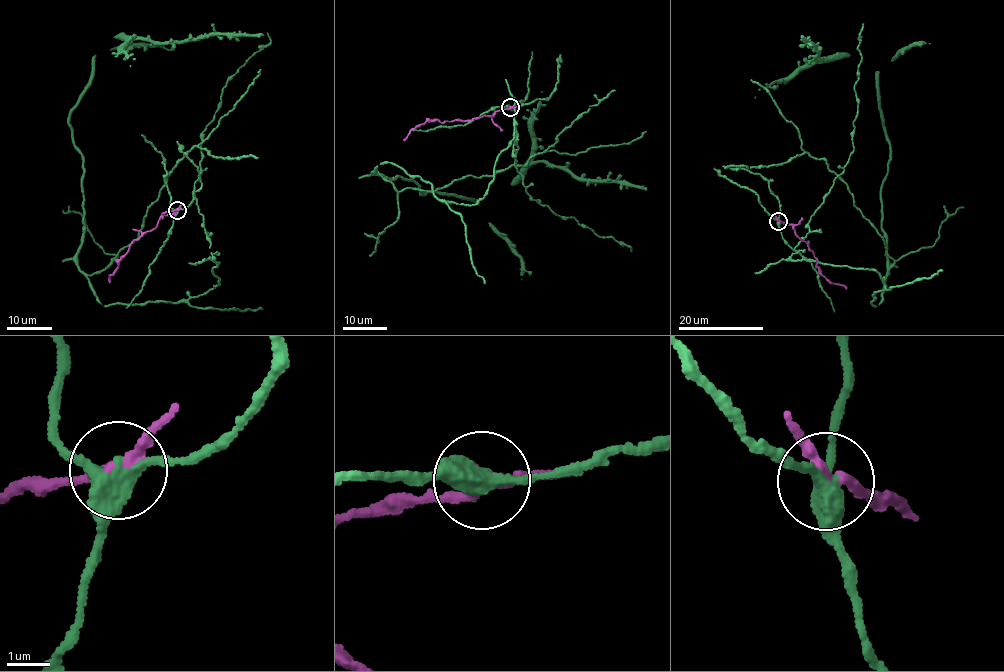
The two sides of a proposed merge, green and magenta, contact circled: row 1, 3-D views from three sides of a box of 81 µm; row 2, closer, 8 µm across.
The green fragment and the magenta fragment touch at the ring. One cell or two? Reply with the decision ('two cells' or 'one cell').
two cells

